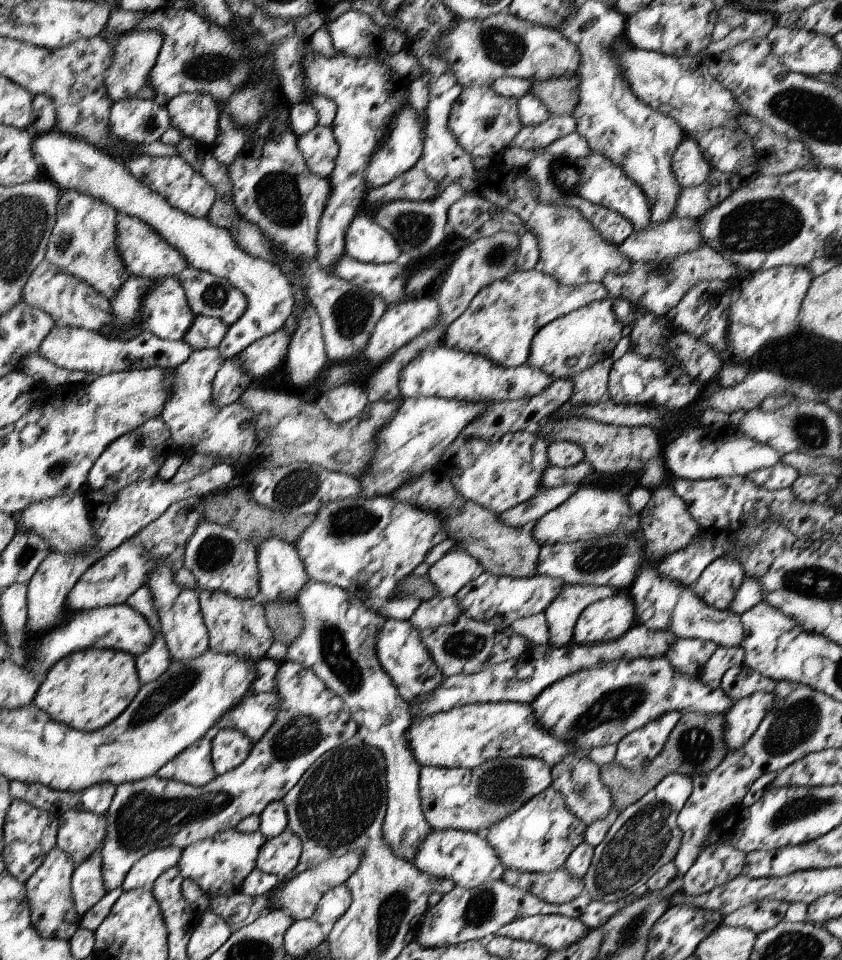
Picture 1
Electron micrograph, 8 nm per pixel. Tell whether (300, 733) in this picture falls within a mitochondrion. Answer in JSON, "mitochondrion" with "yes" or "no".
{"mitochondrion":"yes"}

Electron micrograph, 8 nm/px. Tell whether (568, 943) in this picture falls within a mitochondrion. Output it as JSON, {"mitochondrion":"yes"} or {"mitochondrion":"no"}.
{"mitochondrion":"no"}

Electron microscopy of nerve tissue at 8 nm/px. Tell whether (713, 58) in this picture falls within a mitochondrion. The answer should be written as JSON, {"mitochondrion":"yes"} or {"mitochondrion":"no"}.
{"mitochondrion":"no"}

